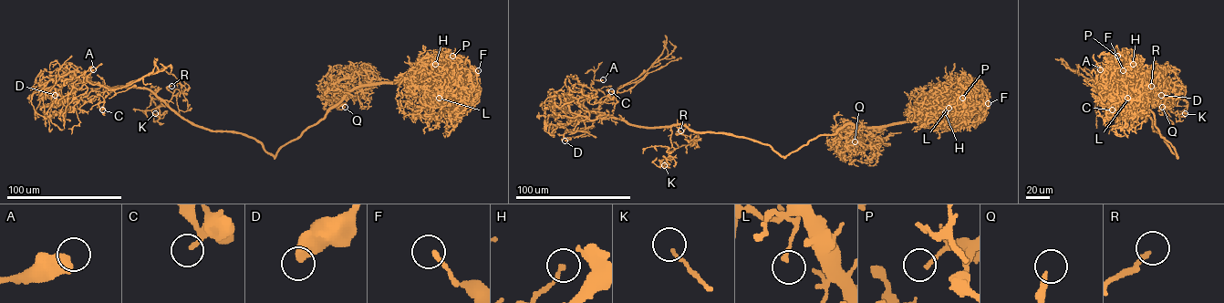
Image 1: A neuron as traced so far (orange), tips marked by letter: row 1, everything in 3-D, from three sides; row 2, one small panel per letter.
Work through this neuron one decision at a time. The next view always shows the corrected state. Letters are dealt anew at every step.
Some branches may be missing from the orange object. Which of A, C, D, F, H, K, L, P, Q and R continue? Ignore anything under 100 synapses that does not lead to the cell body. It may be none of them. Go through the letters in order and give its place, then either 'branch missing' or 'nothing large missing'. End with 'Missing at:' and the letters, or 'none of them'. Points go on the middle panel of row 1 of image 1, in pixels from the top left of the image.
A: (603, 79) | nothing large missing
C: (611, 91) | nothing large missing
D: (565, 141) | nothing large missing
F: (988, 103) | nothing large missing
H: (945, 112) | nothing large missing
K: (664, 165) | nothing large missing
L: (949, 108) | nothing large missing
P: (962, 98) | nothing large missing
Q: (855, 141) | branch missing
R: (680, 130) | nothing large missing
Missing at: Q

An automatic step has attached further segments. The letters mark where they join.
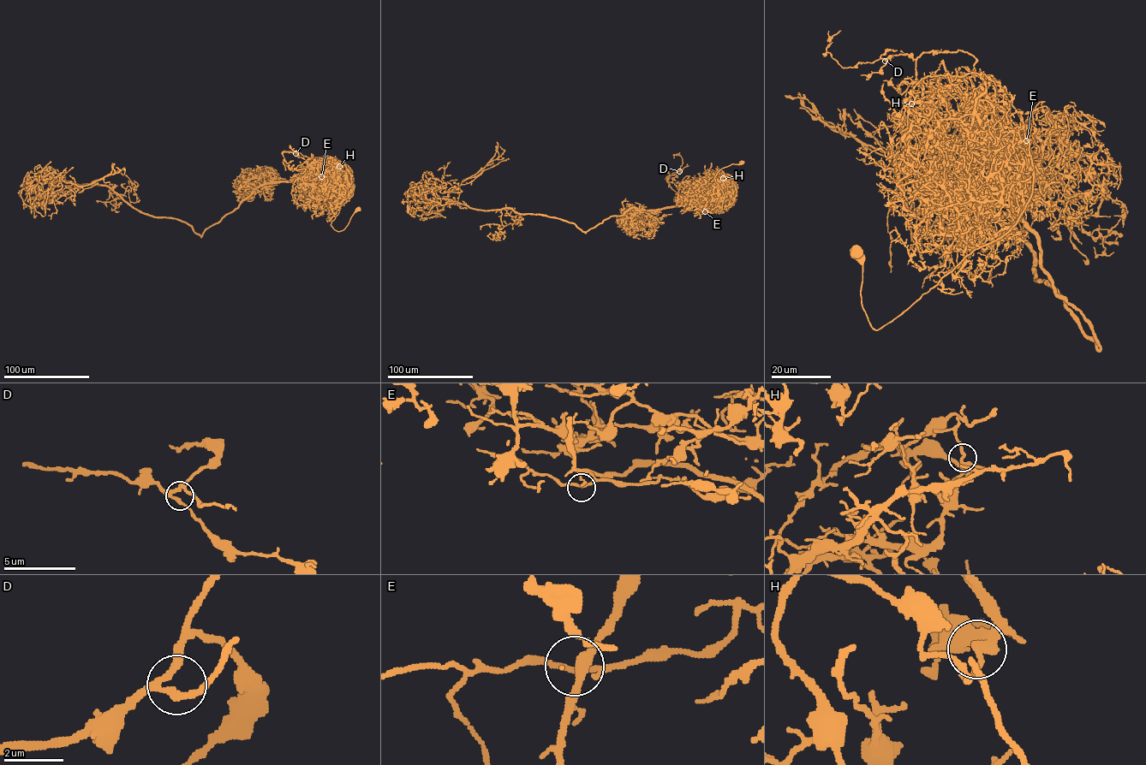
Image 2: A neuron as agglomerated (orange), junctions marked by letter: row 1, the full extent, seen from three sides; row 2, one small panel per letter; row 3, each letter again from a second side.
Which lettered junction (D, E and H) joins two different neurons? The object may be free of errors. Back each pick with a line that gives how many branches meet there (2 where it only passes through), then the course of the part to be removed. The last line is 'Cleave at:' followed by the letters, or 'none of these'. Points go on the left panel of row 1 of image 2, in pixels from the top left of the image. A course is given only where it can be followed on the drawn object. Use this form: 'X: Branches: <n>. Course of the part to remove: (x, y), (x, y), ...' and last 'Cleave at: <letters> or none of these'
H: Branches: 2. Course of the part to remove: (339, 166), (332, 161), (335, 157), (320, 160), (332, 178), (340, 208), (331, 224), (343, 230), (360, 208)
Cleave at: H

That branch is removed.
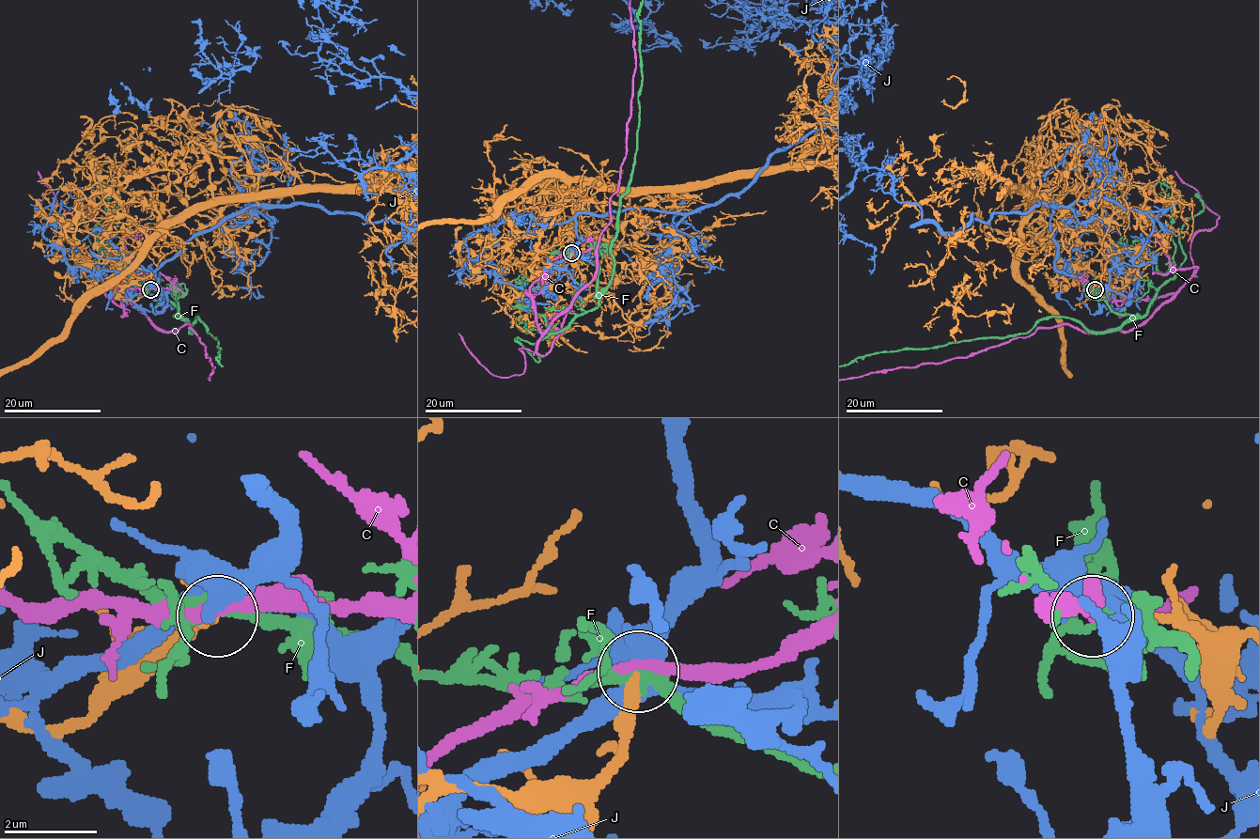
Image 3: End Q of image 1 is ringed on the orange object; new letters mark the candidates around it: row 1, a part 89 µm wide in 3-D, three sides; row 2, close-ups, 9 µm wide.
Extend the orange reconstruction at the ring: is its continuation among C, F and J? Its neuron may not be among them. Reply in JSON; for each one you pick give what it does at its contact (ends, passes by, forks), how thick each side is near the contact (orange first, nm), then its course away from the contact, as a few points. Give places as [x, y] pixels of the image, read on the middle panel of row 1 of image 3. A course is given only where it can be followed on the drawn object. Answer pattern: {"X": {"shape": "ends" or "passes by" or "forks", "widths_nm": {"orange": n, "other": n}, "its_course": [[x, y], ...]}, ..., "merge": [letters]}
{"merge": []}

